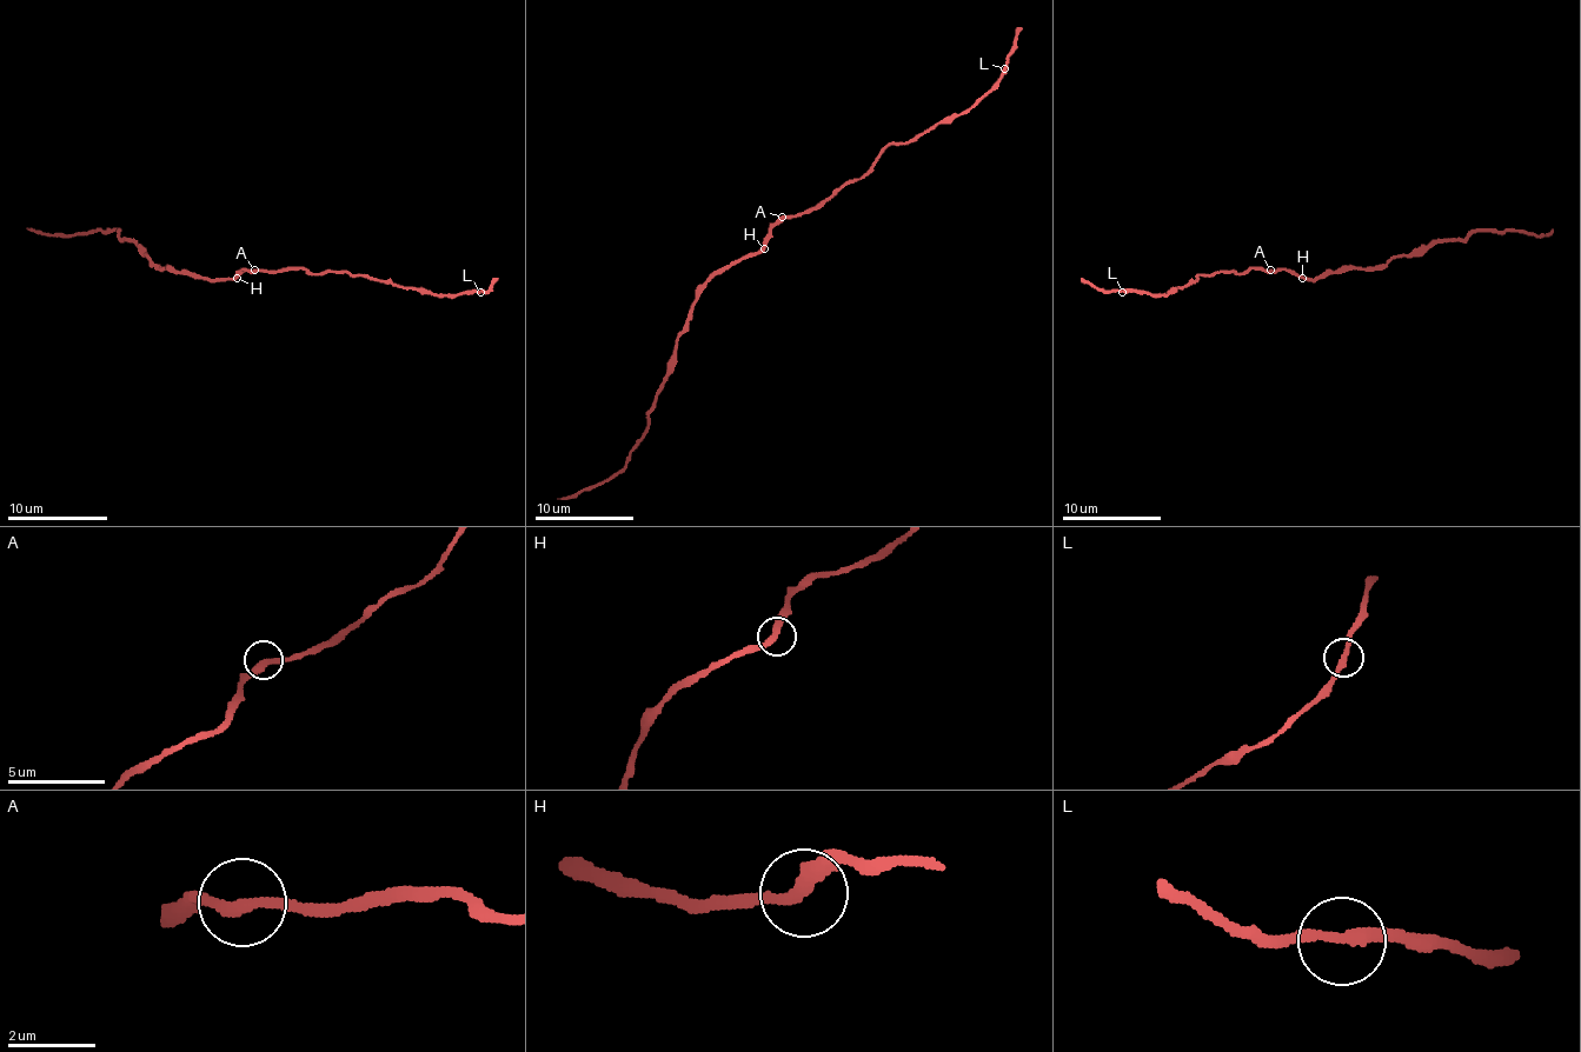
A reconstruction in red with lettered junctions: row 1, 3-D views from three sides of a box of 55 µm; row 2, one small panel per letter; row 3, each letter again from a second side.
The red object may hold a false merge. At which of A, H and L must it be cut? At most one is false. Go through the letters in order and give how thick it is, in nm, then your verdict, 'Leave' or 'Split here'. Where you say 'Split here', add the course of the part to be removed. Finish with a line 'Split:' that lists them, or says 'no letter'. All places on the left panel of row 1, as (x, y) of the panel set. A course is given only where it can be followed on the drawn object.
A: Thickness 280 nm. Leave
H: Thickness 260 nm. Leave
L: Thickness 280 nm. Leave
Split: no letter

